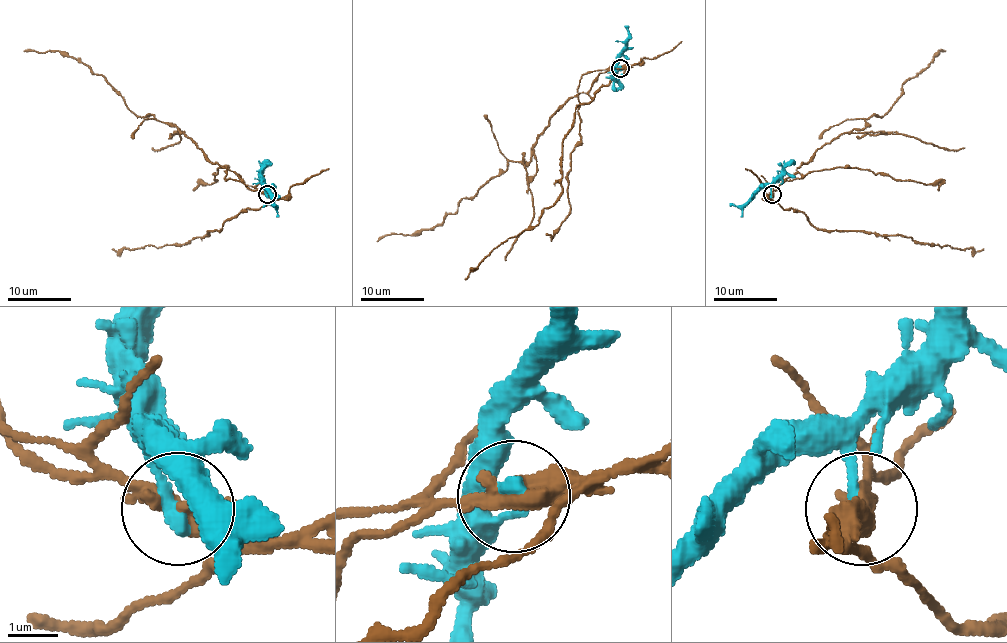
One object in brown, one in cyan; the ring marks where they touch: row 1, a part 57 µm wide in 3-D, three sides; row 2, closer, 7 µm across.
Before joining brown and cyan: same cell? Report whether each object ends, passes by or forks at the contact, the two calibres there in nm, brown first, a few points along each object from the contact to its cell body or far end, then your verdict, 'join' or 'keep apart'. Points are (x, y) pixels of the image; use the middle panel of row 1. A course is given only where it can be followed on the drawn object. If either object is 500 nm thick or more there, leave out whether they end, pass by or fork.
brown passes by; cyan ends; calibres 440 and 320 nm; course brown (620, 67), (601, 72), (553, 114), (528, 161), (510, 161), (434, 228), (377, 241); course cyan (620, 67), (617, 56), (630, 37), (630, 31), (625, 26); keep apart

